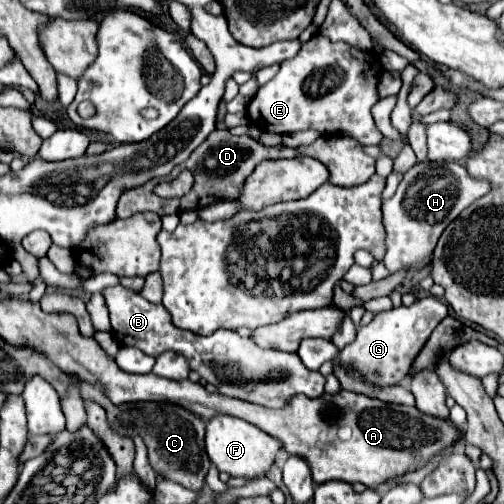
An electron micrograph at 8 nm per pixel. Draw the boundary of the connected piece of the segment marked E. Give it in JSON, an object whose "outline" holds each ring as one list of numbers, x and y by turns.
{"outline":[[315,34,299,54,281,62,281,68,273,80,259,88,257,96,247,106,249,120,265,132,293,134,299,130,319,130,321,134,347,132,361,144,379,144,383,134,377,130,371,108,379,100,377,74,381,64,377,56,361,52,343,42,331,42,329,38]]}

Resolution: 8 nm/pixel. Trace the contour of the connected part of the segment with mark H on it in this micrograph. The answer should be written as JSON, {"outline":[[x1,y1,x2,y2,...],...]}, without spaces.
{"outline":[[427,160,409,168,397,192,383,202,383,226,387,230,387,254,383,264,387,270,397,272,401,268,425,268,441,232,449,226,449,222,487,192,489,184,485,180,469,178,465,166,457,162]]}

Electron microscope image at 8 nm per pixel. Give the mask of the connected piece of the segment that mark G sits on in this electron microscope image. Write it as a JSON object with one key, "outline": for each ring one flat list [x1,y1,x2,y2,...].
{"outline":[[421,298,411,306,399,306,385,312,375,314,375,318,357,330,357,338,353,344,347,346,347,350,339,352,339,362,347,368,349,362,365,374,365,380,377,384,377,386,391,386,399,384,405,374,409,374,409,362,417,356,417,350,427,342,429,334,435,330,435,326,447,316,447,306,433,298]]}

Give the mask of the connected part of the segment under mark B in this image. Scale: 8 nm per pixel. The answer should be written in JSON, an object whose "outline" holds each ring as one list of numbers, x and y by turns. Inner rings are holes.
{"outline":[[121,284,105,288,103,298,107,302,113,334,119,344,135,346,153,358,163,352,183,354,189,362,189,368,205,378,209,384,213,384,223,396,269,408,281,408,287,398,295,394,305,394,307,398,317,398,323,394,325,376,321,372,307,370,297,354,261,348,253,344,251,338,243,338,237,332,223,328,215,330,209,336,197,336,189,330,181,330,169,322,169,312,163,304,153,304,145,300,139,292,123,288],[235,364,239,364,241,380,235,380]]}

